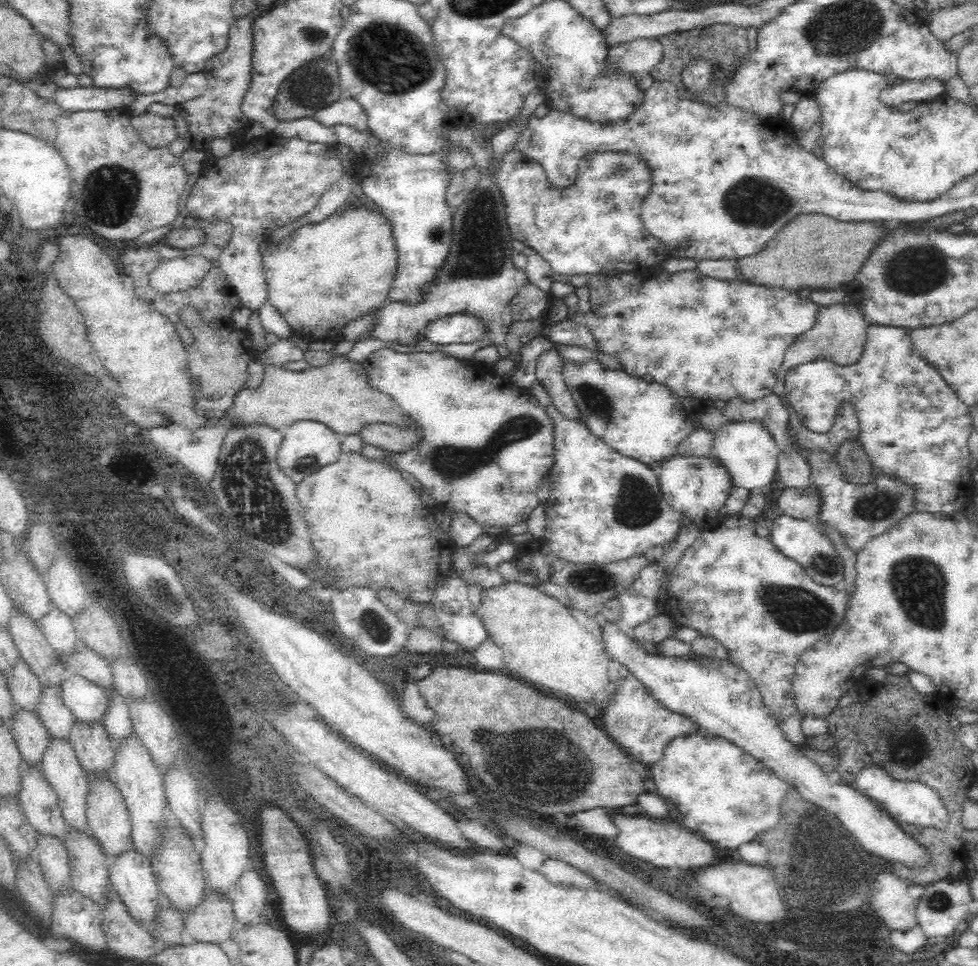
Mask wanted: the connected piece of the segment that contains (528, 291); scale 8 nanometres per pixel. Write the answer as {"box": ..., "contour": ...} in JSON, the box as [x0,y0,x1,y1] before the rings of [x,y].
{"box":[506,282,556,332],"contour":[[[530,282],[512,298],[506,320],[508,320],[508,324],[514,324],[520,320],[540,318],[542,320],[542,332],[544,332],[546,328],[552,328],[556,324],[556,322],[552,322],[552,324],[548,322],[548,312],[552,308],[552,302],[554,302],[554,296],[548,290]]]}

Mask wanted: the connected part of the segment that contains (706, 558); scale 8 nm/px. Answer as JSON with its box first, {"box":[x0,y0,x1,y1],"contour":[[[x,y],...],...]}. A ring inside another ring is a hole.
{"box":[666,512,848,746],"contour":[[[742,512],[728,514],[718,524],[702,530],[688,546],[686,554],[678,562],[678,568],[668,580],[668,600],[666,610],[672,616],[672,622],[678,626],[688,626],[696,630],[704,638],[714,638],[728,654],[728,662],[746,670],[752,678],[754,686],[762,694],[766,708],[770,708],[778,722],[784,738],[794,744],[802,746],[808,742],[808,736],[802,730],[802,722],[796,708],[794,708],[794,694],[792,694],[792,680],[796,672],[798,658],[812,648],[820,638],[828,638],[832,630],[844,618],[848,594],[836,590],[834,586],[824,586],[816,582],[806,568],[796,560],[786,556],[768,536],[760,536],[758,524],[744,516]]]}

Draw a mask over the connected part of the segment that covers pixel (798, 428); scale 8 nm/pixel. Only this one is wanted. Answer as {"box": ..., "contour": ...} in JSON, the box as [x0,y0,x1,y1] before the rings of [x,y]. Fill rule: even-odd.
{"box":[774,302,870,462],"contour":[[[856,302],[850,306],[832,306],[832,308],[822,308],[822,314],[818,318],[818,324],[808,330],[806,334],[802,334],[786,352],[786,360],[778,372],[778,384],[774,388],[774,394],[780,394],[786,402],[786,408],[790,412],[790,424],[794,428],[794,438],[798,440],[800,448],[810,452],[810,454],[818,454],[828,458],[830,462],[836,460],[838,450],[846,444],[846,442],[858,442],[862,428],[860,428],[860,420],[858,420],[858,412],[852,404],[838,404],[834,410],[834,424],[832,428],[828,428],[826,432],[814,432],[810,428],[806,428],[796,412],[796,408],[792,406],[792,402],[786,398],[786,386],[784,386],[784,378],[788,376],[788,372],[796,366],[802,366],[806,362],[816,362],[816,360],[832,360],[836,366],[854,366],[862,360],[864,352],[866,352],[866,344],[868,344],[868,330],[870,324],[866,324],[866,320],[862,318]]]}

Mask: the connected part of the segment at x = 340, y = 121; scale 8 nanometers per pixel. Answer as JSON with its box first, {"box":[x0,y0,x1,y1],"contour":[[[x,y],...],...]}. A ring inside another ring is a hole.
{"box":[314,100,368,130],"contour":[[[336,100],[320,108],[314,118],[330,128],[336,126],[354,126],[358,130],[368,128],[368,114],[358,100]]]}

